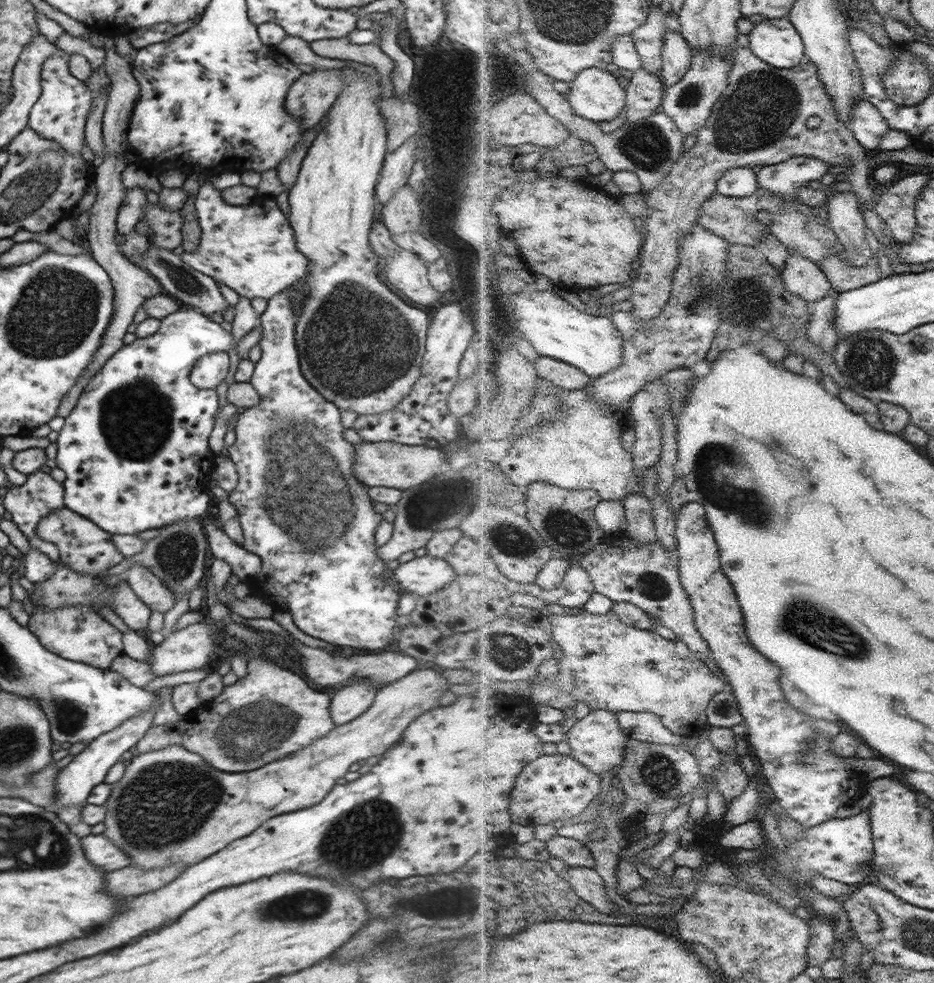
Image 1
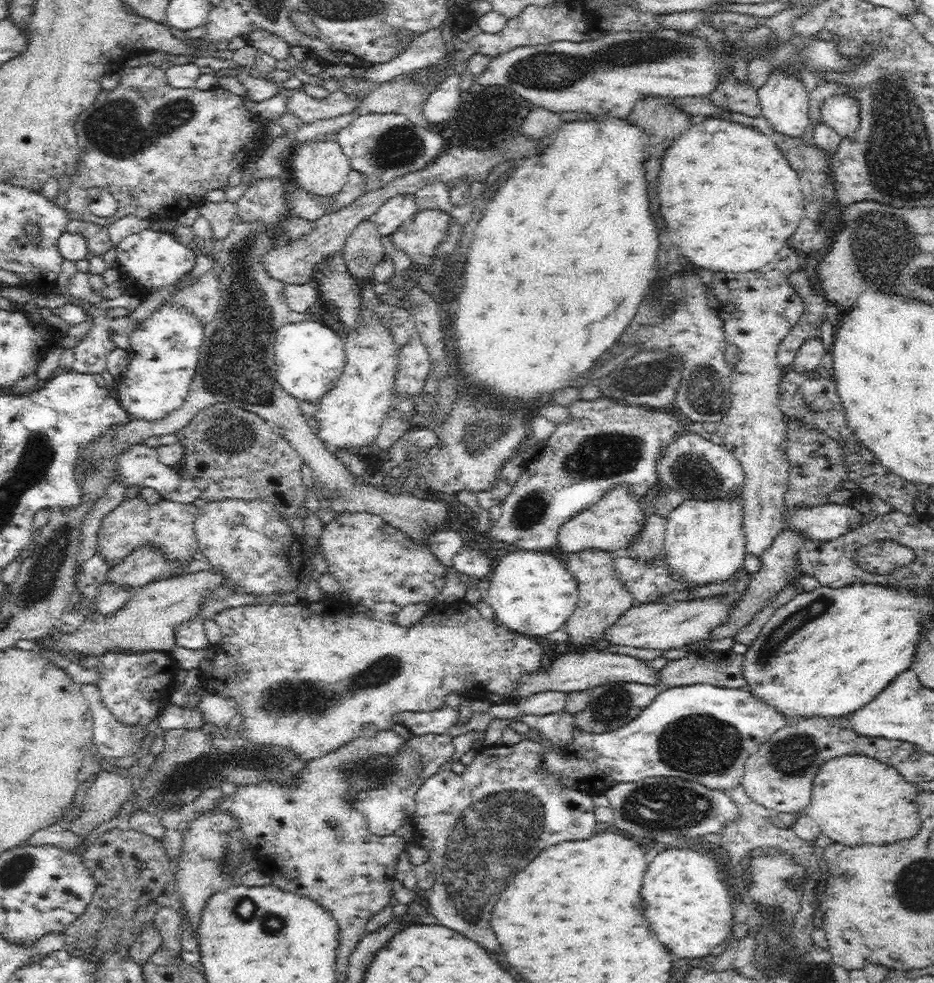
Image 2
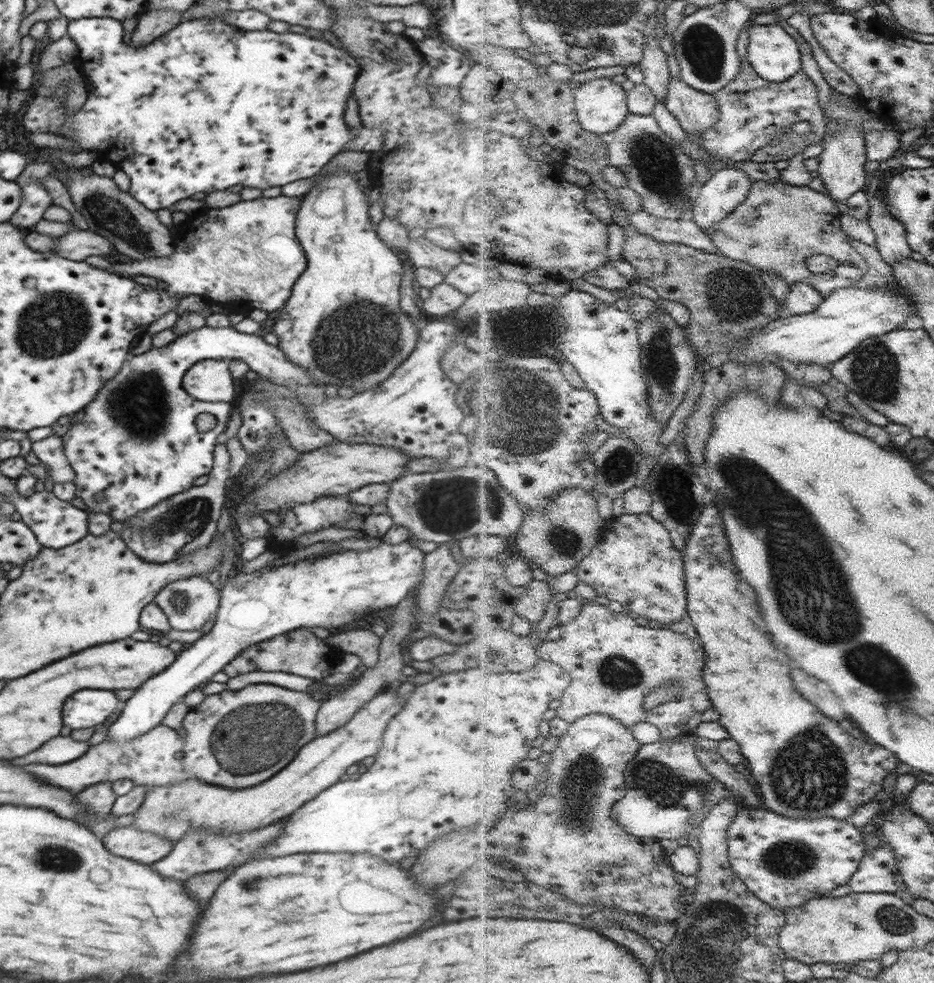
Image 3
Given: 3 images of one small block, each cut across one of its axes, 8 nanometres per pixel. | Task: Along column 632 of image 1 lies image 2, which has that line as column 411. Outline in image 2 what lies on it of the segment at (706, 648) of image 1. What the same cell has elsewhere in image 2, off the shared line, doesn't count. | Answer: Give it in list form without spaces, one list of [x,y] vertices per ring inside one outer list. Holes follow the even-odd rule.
[[[344,512],[324,524],[319,547],[328,570],[340,583],[341,592],[347,594],[346,600],[367,606],[385,618],[410,603],[431,605],[441,592],[449,570],[430,547],[372,513]]]

